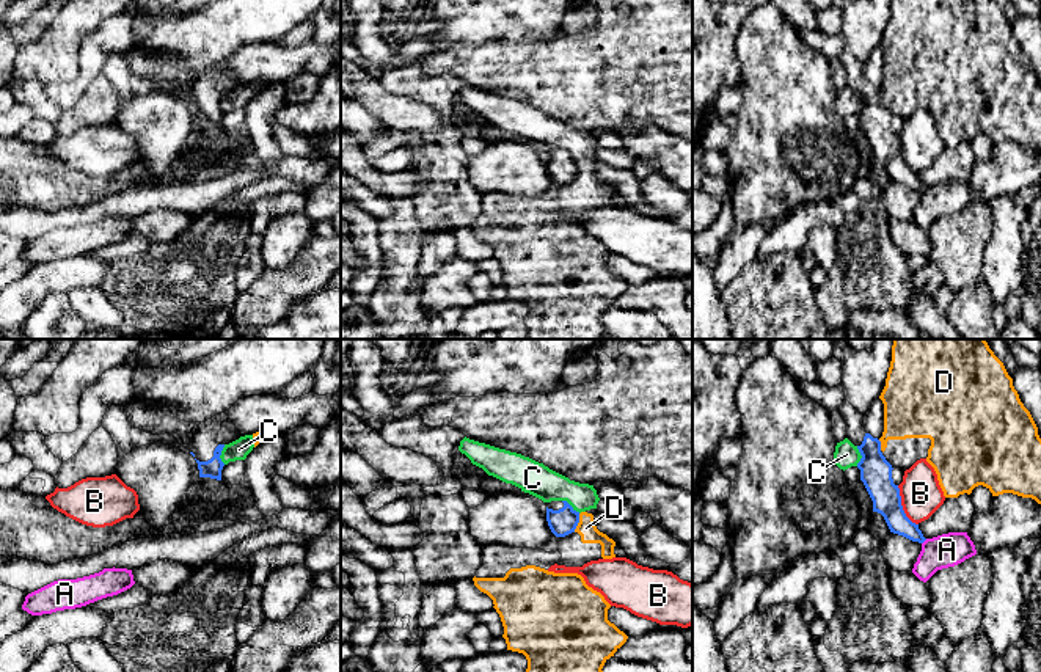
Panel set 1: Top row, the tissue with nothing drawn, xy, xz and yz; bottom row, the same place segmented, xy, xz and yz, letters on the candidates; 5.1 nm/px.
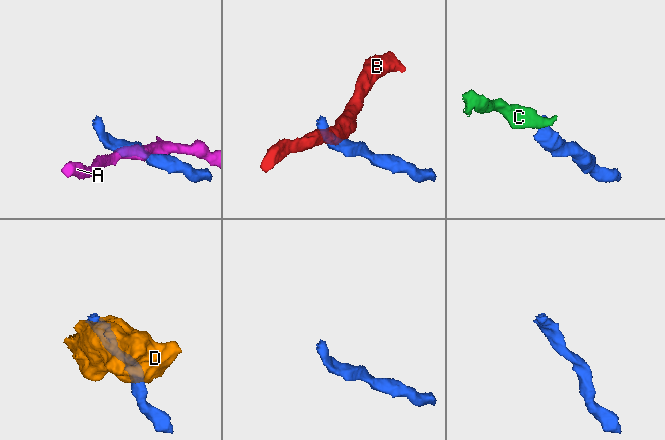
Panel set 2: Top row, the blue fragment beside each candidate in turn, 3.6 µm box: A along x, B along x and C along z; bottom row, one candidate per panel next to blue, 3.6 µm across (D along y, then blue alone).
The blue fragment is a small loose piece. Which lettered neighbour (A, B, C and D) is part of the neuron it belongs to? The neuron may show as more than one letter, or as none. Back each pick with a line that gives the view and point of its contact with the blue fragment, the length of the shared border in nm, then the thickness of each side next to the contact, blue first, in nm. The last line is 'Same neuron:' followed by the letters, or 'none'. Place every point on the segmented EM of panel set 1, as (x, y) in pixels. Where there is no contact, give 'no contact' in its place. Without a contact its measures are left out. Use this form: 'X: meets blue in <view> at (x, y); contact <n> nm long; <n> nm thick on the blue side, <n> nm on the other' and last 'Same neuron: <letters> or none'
Same neuron: none

